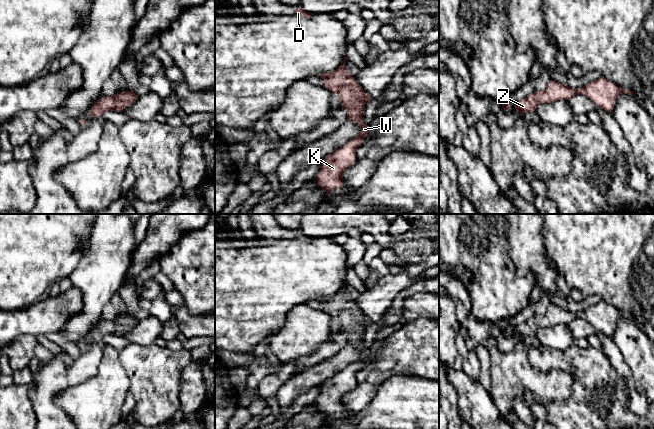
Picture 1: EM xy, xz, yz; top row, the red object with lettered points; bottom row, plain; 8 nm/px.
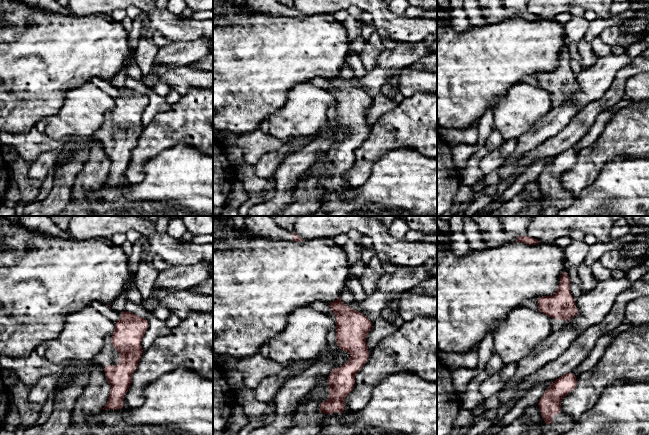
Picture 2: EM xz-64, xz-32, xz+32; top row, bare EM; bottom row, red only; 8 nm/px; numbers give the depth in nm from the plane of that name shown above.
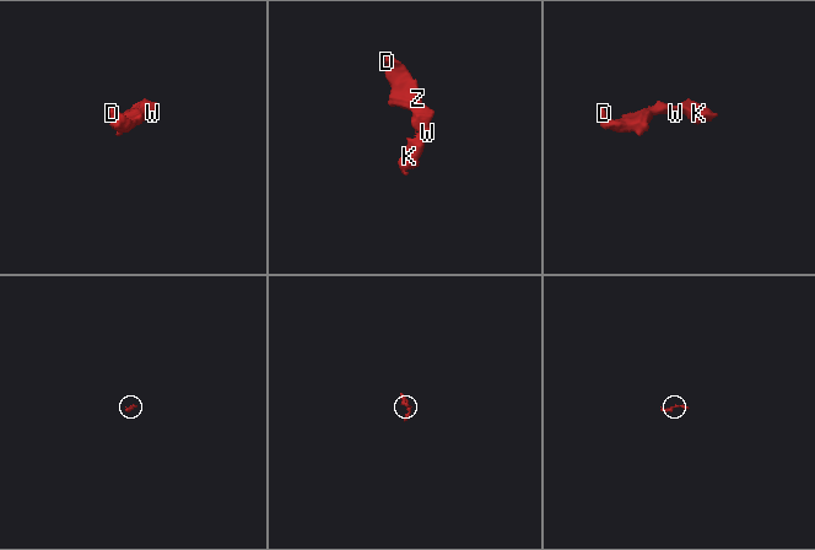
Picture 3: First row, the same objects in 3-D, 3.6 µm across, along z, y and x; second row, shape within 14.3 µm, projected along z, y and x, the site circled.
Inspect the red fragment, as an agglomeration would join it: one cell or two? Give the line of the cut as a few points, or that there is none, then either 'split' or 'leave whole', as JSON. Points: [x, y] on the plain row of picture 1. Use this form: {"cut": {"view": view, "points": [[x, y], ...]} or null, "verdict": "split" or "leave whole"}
{"cut": null, "verdict": "leave whole"}

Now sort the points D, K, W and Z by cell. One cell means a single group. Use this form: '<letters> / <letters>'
D K W Z

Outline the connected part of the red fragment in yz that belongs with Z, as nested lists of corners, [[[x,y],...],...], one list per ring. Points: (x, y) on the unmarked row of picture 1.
[[[600,301],[595,305],[589,306],[581,311],[580,314],[570,312],[555,304],[550,304],[544,315],[535,315],[524,323],[516,326],[513,332],[519,337],[534,337],[537,330],[542,327],[552,327],[557,324],[570,324],[575,318],[582,318],[593,325],[597,331],[602,332],[612,338],[617,321],[620,317],[634,319],[633,315],[621,313],[618,309]]]

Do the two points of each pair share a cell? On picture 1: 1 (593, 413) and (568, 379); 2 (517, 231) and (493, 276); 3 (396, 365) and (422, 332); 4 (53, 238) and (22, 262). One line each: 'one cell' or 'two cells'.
1: two cells
2: two cells
3: one cell
4: one cell

